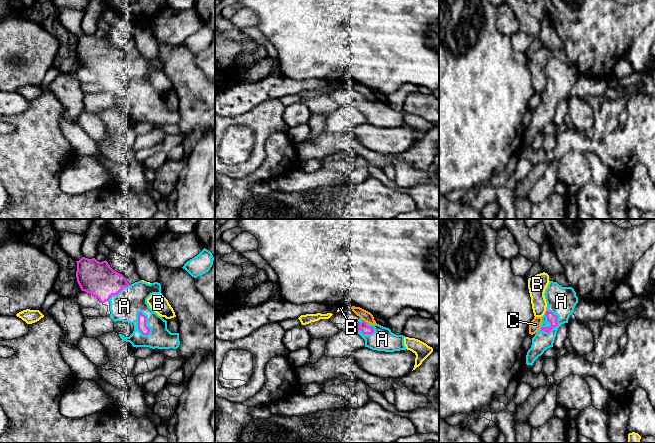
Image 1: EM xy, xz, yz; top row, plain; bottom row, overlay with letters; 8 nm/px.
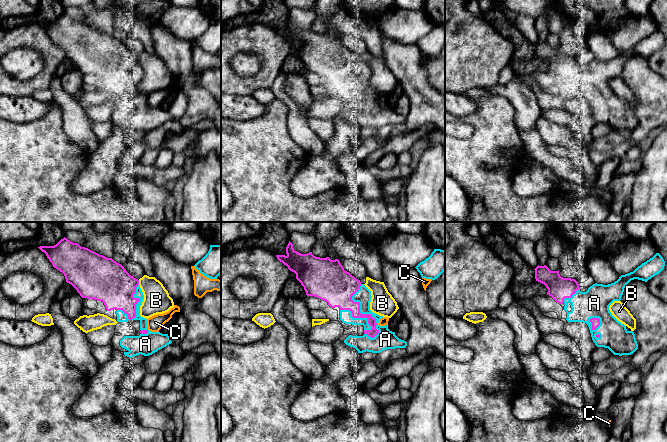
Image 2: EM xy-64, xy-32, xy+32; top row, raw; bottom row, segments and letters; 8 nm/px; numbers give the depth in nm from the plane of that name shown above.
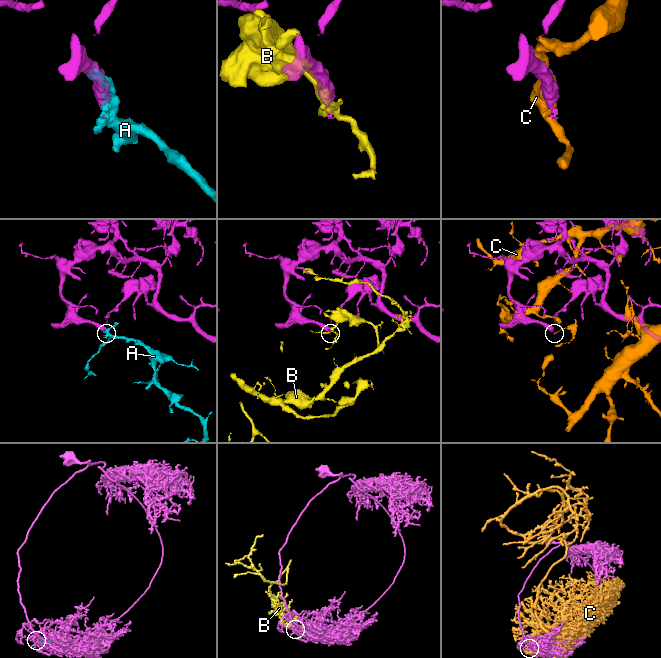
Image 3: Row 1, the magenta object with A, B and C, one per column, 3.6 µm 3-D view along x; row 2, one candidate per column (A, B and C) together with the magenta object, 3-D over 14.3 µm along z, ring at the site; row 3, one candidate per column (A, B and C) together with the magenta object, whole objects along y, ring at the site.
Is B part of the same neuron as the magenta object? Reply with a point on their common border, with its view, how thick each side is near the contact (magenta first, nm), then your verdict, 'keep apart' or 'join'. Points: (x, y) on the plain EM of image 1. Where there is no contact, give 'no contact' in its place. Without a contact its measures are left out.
meets magenta in yz at (545, 88); 70 nm thick on the magenta side, 150 nm on the other; keep apart

